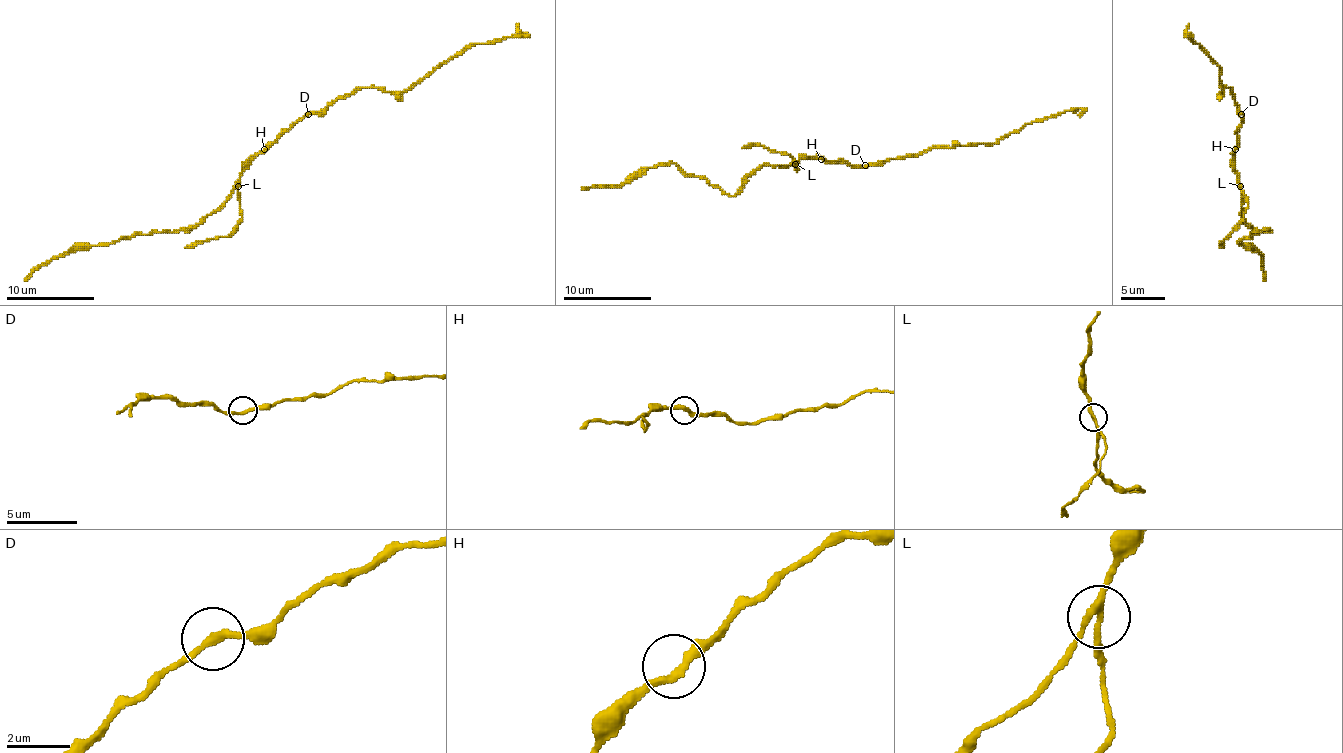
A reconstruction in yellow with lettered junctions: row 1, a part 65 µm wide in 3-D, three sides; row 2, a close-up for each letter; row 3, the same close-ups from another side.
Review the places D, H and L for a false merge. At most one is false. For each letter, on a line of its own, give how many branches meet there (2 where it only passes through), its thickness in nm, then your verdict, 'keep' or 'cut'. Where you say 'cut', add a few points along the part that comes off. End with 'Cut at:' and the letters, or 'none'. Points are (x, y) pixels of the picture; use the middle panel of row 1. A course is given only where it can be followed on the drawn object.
D: 2 branches meet; 200 nm thick; keep
H: 2 branches meet; 260 nm thick; keep
L: 3 branches meet; 190 nm thick; cut; foreign part runs (794, 163), (797, 172), (799, 165), (784, 152), (753, 145), (742, 148)
Cut at: L

